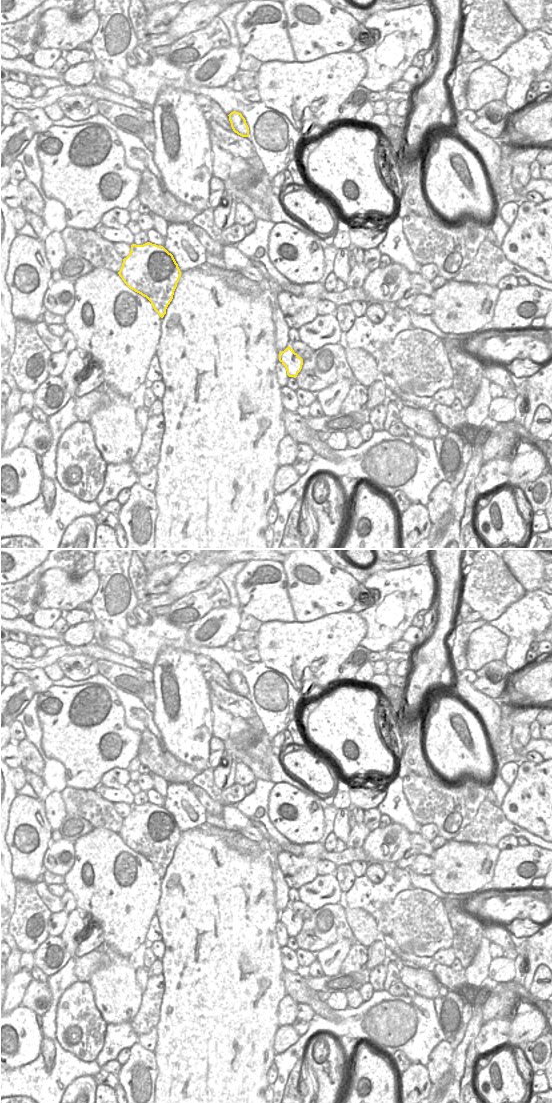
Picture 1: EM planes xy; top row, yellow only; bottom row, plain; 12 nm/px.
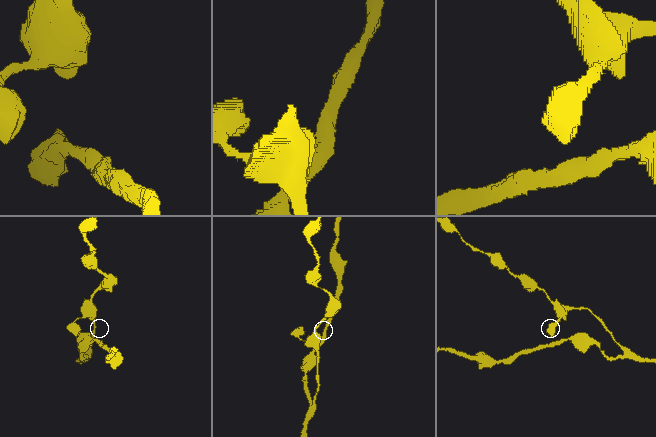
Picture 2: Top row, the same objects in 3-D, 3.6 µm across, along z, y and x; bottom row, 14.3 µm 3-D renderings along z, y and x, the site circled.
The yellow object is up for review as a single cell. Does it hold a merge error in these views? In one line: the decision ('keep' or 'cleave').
keep

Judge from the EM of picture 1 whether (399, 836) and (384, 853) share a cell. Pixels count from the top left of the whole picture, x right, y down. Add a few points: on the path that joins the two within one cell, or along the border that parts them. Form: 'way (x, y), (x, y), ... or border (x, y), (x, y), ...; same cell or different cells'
way (395, 840), (386, 849); same cell

